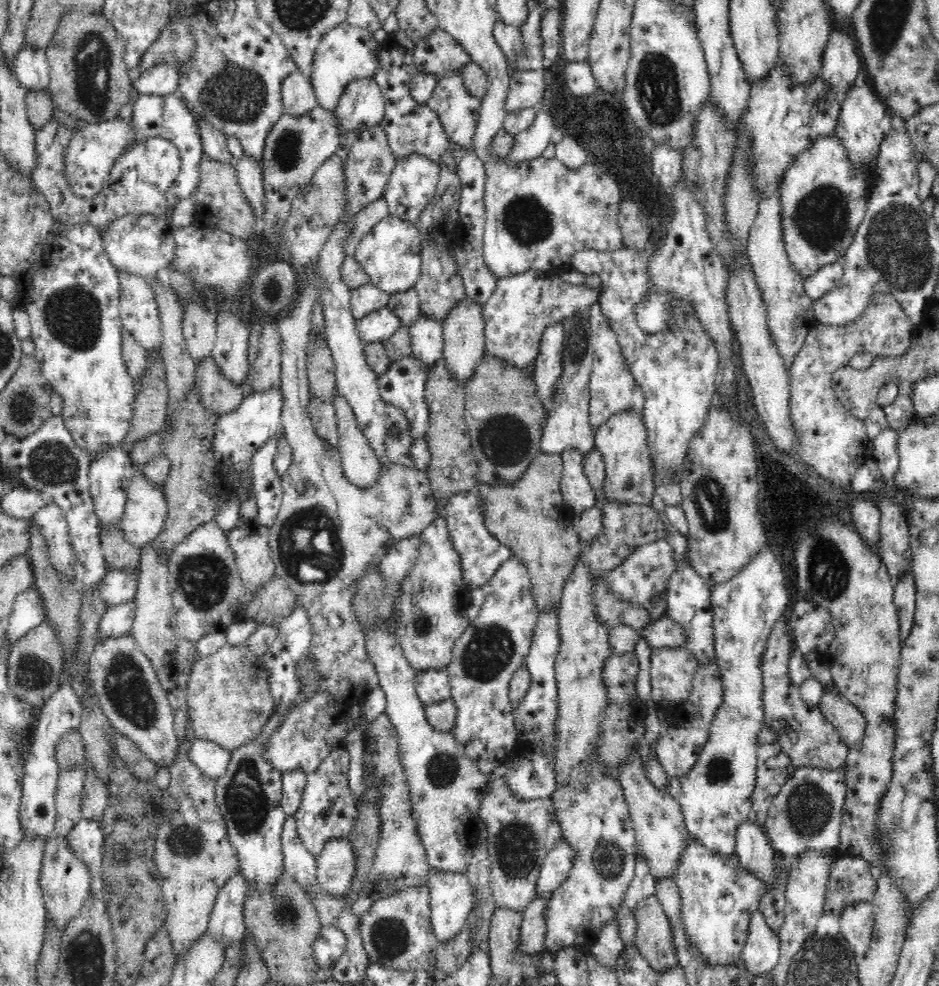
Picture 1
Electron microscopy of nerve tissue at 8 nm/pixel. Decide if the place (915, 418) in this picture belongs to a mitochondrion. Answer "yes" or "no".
no

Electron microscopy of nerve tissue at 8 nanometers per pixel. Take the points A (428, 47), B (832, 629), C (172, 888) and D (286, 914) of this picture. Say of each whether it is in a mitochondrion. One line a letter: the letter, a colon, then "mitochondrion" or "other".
A: other
B: other
C: other
D: mitochondrion

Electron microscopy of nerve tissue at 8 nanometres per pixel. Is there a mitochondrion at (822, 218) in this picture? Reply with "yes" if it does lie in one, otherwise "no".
yes

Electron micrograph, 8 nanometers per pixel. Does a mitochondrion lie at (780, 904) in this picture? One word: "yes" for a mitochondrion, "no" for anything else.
no

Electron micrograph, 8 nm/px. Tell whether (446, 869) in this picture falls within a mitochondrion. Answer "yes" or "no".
no

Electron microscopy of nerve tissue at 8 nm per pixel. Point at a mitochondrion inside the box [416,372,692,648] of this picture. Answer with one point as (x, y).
(503, 439)

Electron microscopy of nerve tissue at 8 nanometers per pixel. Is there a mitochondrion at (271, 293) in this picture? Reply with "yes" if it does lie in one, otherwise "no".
yes

